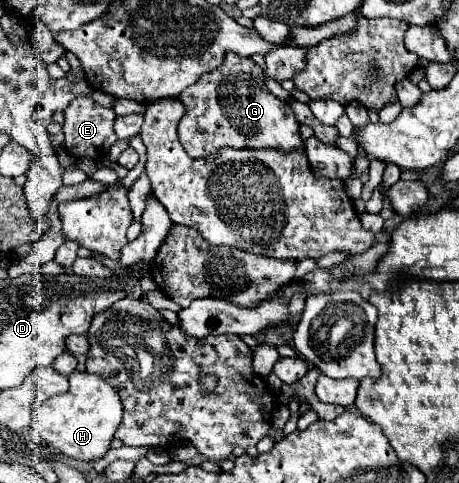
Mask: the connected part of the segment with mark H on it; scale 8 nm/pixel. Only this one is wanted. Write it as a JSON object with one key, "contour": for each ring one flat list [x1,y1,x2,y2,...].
{"contour":[[75,370,69,374,69,390,57,394,33,408,31,436,39,442,49,444,67,458,79,462,95,462,109,452,113,434,121,422,123,406,117,390,101,376]]}

